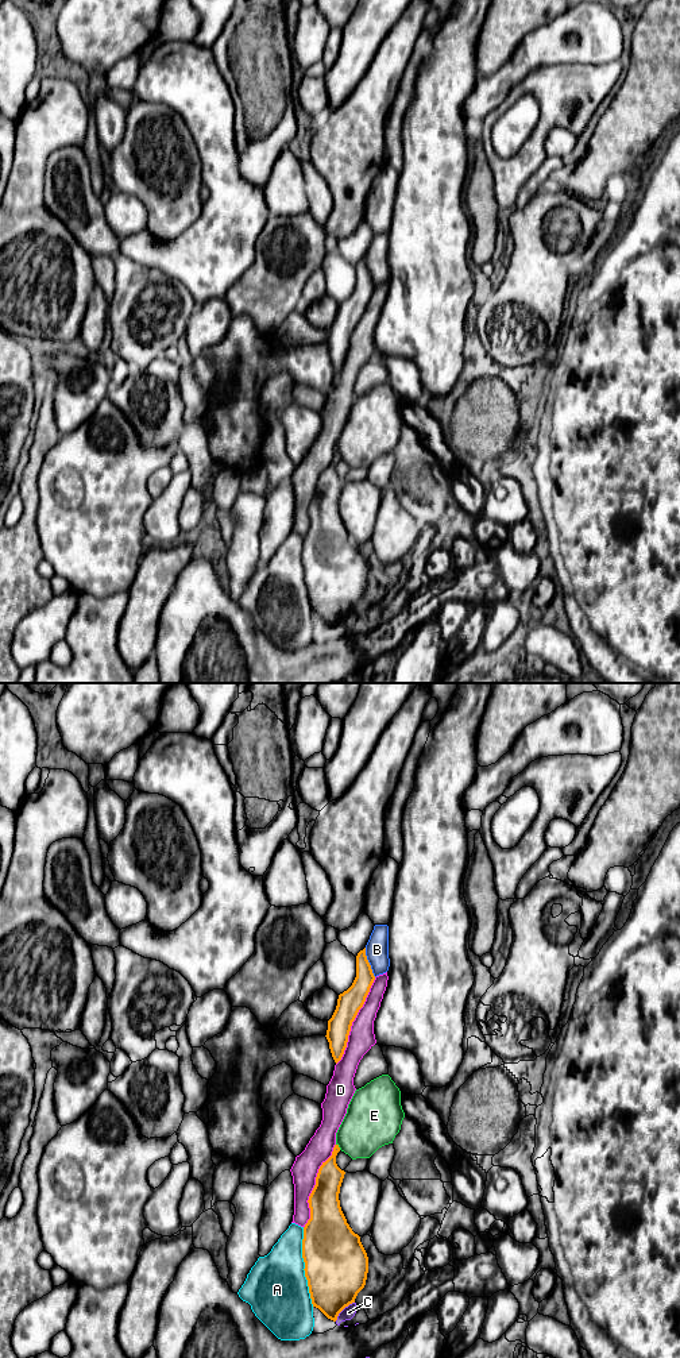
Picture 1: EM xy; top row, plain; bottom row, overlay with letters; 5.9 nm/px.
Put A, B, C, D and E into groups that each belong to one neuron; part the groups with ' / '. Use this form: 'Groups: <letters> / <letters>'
Groups: A / B D / C / E

